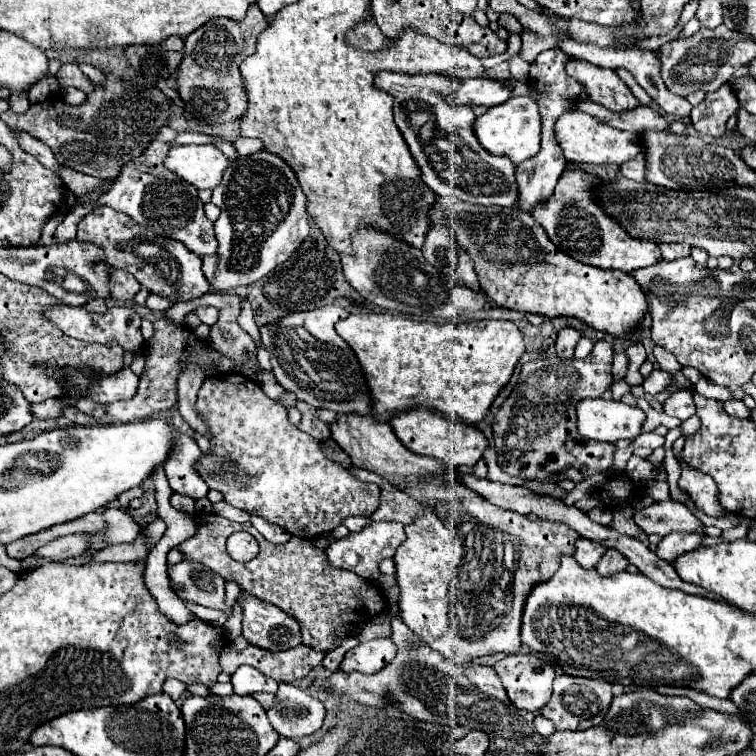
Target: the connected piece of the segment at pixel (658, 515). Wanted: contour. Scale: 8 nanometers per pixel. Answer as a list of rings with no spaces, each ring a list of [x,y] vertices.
[[[674,499],[636,511],[634,519],[644,529],[644,533],[658,533],[660,537],[666,537],[672,531],[698,533],[706,529],[706,525],[684,503]]]

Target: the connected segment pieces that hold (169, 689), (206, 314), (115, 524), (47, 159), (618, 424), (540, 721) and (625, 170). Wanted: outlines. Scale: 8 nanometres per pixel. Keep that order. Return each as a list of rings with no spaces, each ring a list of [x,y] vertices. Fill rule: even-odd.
[[[166,679],[162,691],[164,691],[166,695],[170,695],[170,697],[176,701],[176,699],[182,697],[182,693],[186,691],[186,685],[184,685],[182,681],[178,681],[178,679]]]
[[[198,307],[194,315],[204,323],[204,325],[214,325],[218,319],[218,311],[214,307]]]
[[[108,507],[106,511],[102,511],[104,519],[108,521],[110,529],[104,533],[96,533],[92,535],[92,545],[96,545],[102,539],[108,539],[110,545],[118,545],[118,543],[132,543],[134,541],[134,519],[124,513],[118,507]]]
[[[12,131],[14,137],[18,137],[18,145],[22,145],[22,151],[34,155],[42,165],[46,165],[48,169],[52,169],[54,173],[58,173],[58,161],[54,159],[54,153],[36,137],[24,133],[24,131]]]
[[[584,399],[576,403],[578,433],[586,439],[614,443],[640,435],[644,411],[624,405],[622,401]]]
[[[536,713],[536,717],[534,717],[534,727],[536,727],[536,731],[542,735],[542,737],[548,737],[548,735],[552,735],[556,729],[554,729],[554,723],[552,721],[548,721],[546,717],[542,717],[540,713]]]
[[[638,153],[638,157],[634,157],[634,159],[630,159],[630,161],[626,161],[622,167],[620,167],[620,173],[624,175],[624,177],[630,177],[630,179],[634,179],[634,181],[644,181],[644,155],[642,153]]]

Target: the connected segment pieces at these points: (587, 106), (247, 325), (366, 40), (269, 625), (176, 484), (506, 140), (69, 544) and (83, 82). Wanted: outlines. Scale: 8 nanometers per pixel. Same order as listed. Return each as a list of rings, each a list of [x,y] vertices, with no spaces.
[[[582,97],[582,101],[578,101],[578,105],[574,105],[574,109],[588,113],[614,129],[624,129],[634,135],[648,131],[648,129],[664,131],[668,127],[668,121],[660,113],[656,113],[654,109],[650,109],[646,105],[638,105],[638,109],[628,109],[626,113],[614,113],[602,105],[596,105],[588,97]]]
[[[244,299],[244,303],[242,303],[242,313],[240,313],[240,317],[238,317],[238,323],[240,323],[240,327],[242,327],[242,329],[246,329],[246,331],[252,335],[252,339],[254,339],[254,341],[258,341],[258,343],[260,343],[258,325],[254,323],[252,309],[250,309],[250,303],[248,303],[246,299]]]
[[[370,13],[370,21],[362,21],[362,25],[358,25],[358,29],[354,29],[354,33],[350,33],[348,41],[354,45],[354,49],[362,49],[364,53],[372,53],[382,49],[382,45],[386,45],[386,37],[382,33],[378,33],[378,25],[374,21],[374,15]]]
[[[246,595],[242,599],[242,609],[242,635],[250,645],[270,651],[284,651],[302,643],[296,619],[280,607],[254,595]]]
[[[178,433],[178,445],[174,445],[174,453],[166,459],[166,477],[174,493],[202,499],[208,493],[208,485],[196,473],[194,461],[198,461],[204,453],[196,445],[196,441],[184,433]]]
[[[510,97],[502,105],[490,107],[484,115],[474,121],[474,133],[480,145],[492,153],[508,157],[514,165],[534,157],[540,149],[540,113],[538,105],[530,97]]]
[[[76,533],[76,535],[58,537],[58,539],[50,541],[48,545],[40,547],[36,551],[36,555],[48,557],[48,559],[54,559],[54,561],[62,561],[62,559],[70,559],[70,557],[82,555],[88,547],[90,547],[90,535],[84,535],[84,533],[78,535]]]
[[[74,63],[62,65],[60,71],[56,73],[56,79],[58,79],[60,87],[78,87],[84,93],[92,93],[92,81]]]

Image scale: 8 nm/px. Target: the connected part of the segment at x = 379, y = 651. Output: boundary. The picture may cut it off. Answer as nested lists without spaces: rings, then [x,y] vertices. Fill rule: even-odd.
[[[372,639],[358,643],[354,649],[350,649],[340,665],[342,673],[374,673],[380,671],[388,659],[396,655],[396,645],[392,639]]]

